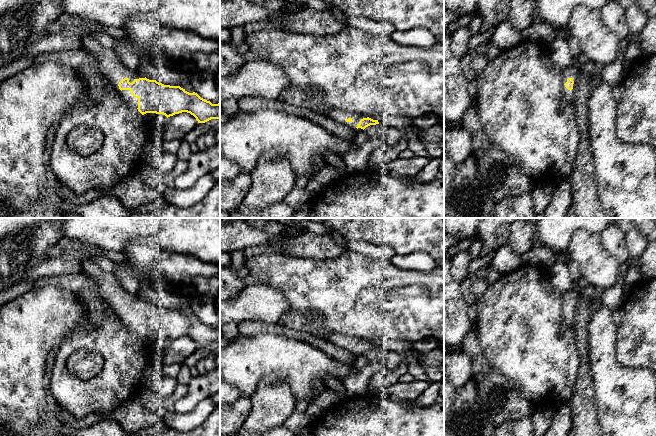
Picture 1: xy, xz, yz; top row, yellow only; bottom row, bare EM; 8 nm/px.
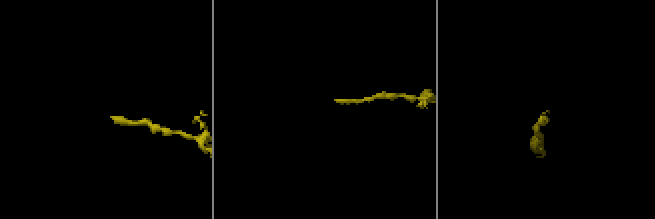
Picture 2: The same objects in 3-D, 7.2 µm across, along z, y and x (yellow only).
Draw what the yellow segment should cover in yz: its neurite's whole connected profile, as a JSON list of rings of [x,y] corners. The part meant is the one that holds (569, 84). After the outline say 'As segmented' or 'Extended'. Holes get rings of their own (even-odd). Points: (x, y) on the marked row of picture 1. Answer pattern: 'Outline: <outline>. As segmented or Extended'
Outline: [[[573,65],[562,70],[562,90],[566,100],[570,103],[574,103],[577,82],[578,71]]]. Extended

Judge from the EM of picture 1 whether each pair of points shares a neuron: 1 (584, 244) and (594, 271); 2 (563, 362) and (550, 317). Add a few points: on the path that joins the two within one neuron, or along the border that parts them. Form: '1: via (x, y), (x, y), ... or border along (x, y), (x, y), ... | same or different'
1: via (587, 251), (594, 260), (594, 264) | same
2: via (552, 351), (550, 349), (550, 328) | same

